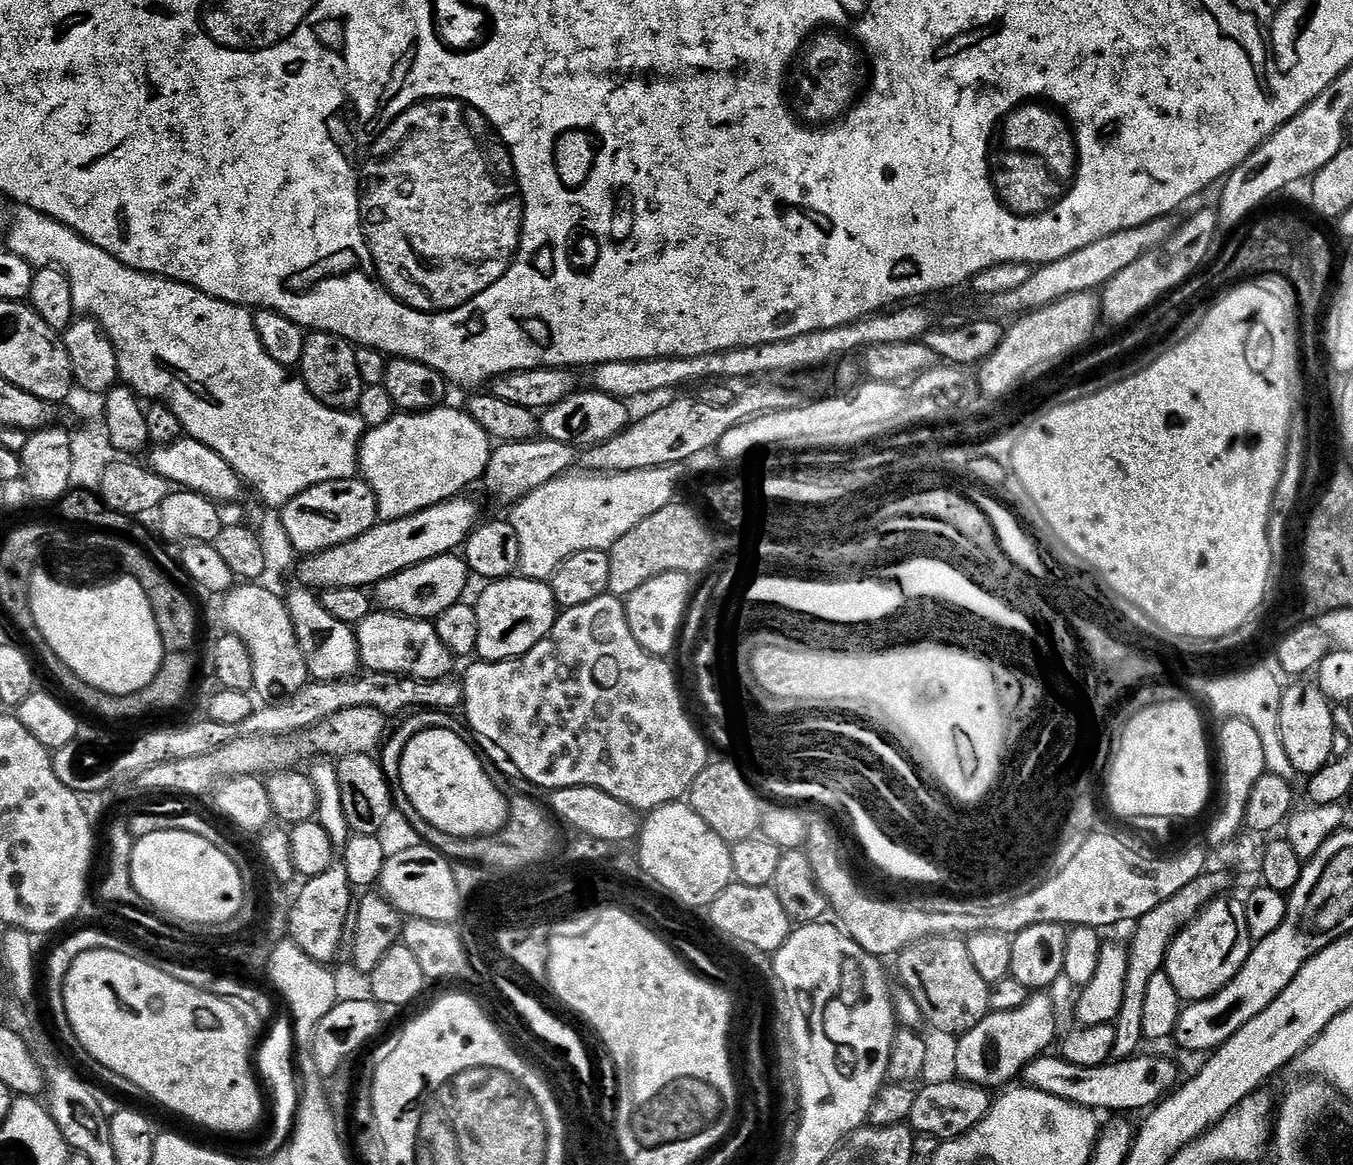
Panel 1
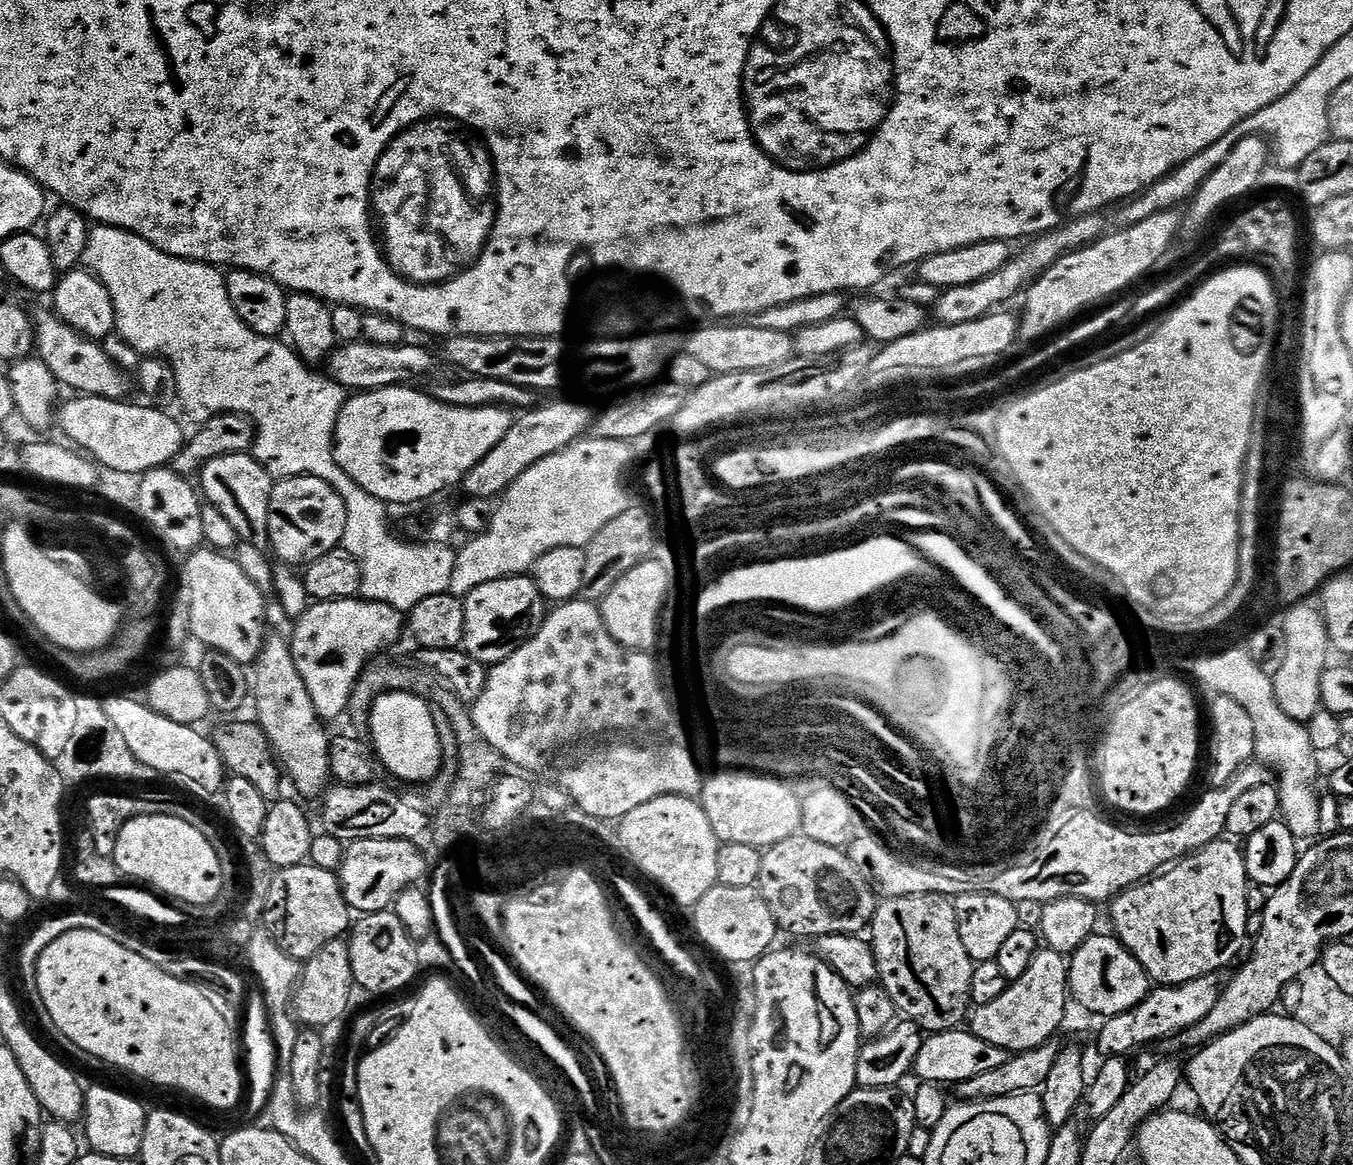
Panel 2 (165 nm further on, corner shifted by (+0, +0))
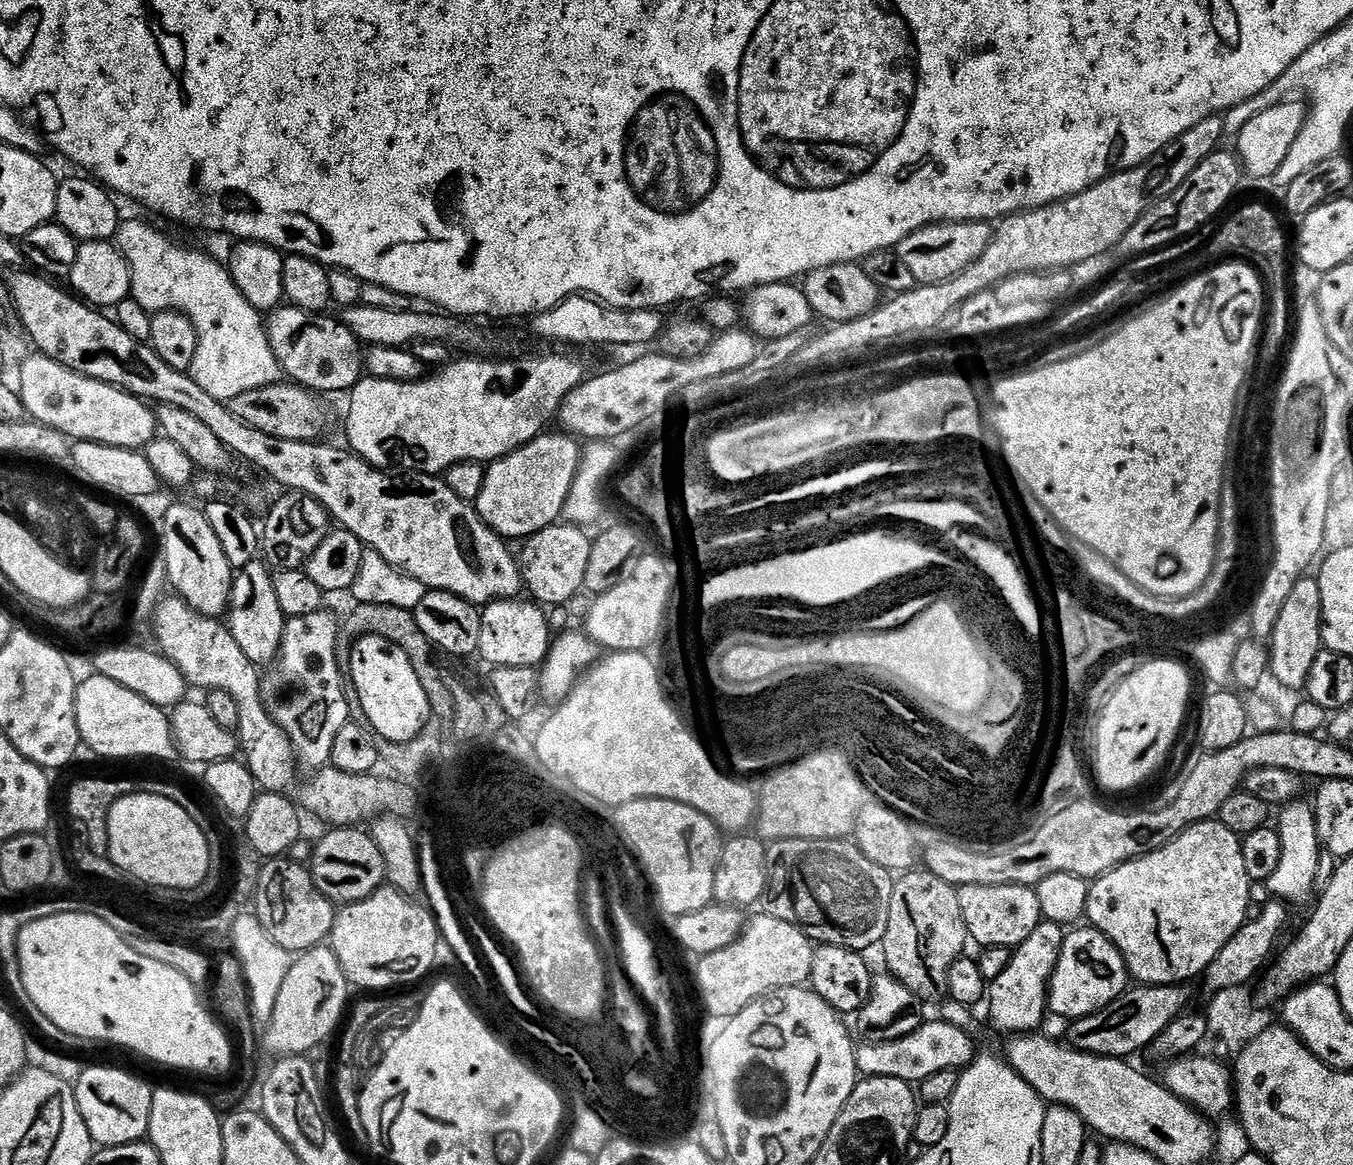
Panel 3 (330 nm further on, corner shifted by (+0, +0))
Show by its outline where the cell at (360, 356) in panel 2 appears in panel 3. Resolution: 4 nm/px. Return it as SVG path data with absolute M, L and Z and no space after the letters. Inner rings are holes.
M286 304L267 315L265 332L281 371L293 383L316 394L347 393L362 378L362 346L343 321L326 317L314 317L311 313Z

